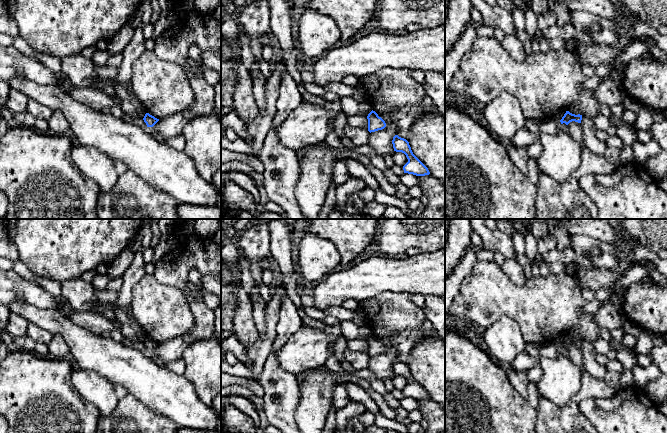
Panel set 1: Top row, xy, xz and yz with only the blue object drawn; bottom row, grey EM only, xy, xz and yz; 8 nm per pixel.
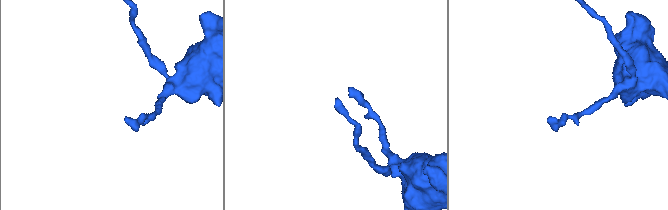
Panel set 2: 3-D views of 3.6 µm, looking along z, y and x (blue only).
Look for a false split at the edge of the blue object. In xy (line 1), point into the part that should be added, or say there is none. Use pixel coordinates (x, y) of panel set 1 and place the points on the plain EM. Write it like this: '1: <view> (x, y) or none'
1: none

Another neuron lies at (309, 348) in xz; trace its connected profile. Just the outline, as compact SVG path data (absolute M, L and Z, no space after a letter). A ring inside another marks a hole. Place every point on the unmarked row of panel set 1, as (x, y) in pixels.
M303 325L277 351L278 364L294 375L322 367L341 336L340 325L329 325L325 330Z

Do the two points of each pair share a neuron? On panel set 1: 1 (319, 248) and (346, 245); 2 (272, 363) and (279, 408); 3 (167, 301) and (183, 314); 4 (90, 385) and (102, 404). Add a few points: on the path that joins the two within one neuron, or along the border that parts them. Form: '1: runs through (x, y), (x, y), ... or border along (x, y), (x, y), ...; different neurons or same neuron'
1: border along (316, 234), (328, 239), (335, 246), (341, 263); different neurons
2: runs through (272, 374), (281, 389), (281, 397); same neuron
3: runs through (171, 305), (179, 313); same neuron
4: runs through (95, 390), (102, 399); same neuron

